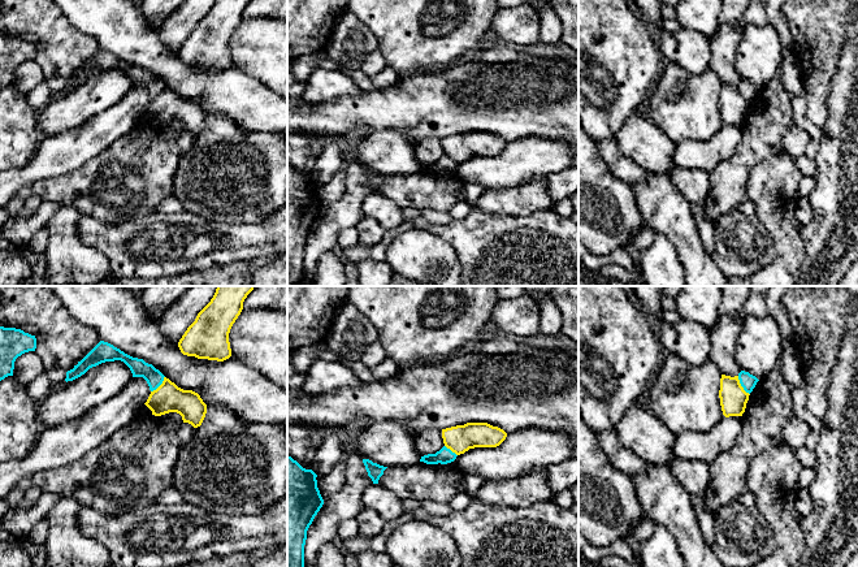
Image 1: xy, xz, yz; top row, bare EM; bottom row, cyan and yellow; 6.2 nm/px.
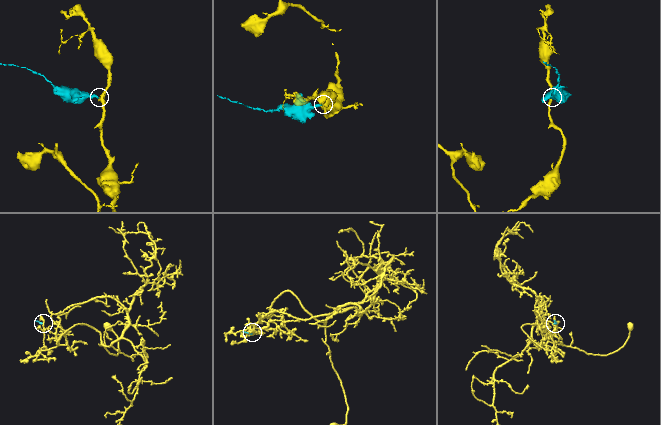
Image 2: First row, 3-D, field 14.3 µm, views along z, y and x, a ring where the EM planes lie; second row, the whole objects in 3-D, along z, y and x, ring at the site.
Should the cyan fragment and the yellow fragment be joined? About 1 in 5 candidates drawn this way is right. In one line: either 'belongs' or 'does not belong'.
does not belong

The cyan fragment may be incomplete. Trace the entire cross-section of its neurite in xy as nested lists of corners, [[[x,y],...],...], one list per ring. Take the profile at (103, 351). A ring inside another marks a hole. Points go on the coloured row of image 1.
[[[100,341],[73,369],[66,372],[65,381],[73,381],[90,368],[114,360],[124,362],[130,368],[133,377],[143,377],[151,391],[156,390],[164,381],[165,376],[152,364],[146,363],[143,359],[133,358],[104,341]]]

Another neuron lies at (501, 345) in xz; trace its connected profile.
[[[495,334],[494,338],[481,341],[480,352],[486,355],[506,355],[519,350],[517,343],[507,336]]]

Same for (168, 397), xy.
[[[166,377],[156,390],[151,391],[144,404],[155,416],[177,412],[182,416],[183,423],[194,428],[202,425],[207,414],[207,404],[198,393],[183,390]]]

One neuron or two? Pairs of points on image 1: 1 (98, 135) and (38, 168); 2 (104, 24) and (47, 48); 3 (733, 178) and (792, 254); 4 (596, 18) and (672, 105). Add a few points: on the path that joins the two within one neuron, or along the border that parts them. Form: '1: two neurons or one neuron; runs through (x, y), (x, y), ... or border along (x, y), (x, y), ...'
1: one neuron; runs through (83, 143), (52, 159)
2: two neurons; border along (63, 13), (76, 27), (90, 34), (102, 48)
3: two neurons; border along (754, 165), (746, 185), (746, 198)
4: two neurons; border along (662, 72), (657, 78)

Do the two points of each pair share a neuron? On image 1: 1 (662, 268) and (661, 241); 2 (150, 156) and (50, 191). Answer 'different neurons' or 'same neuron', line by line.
1: same neuron
2: same neuron

